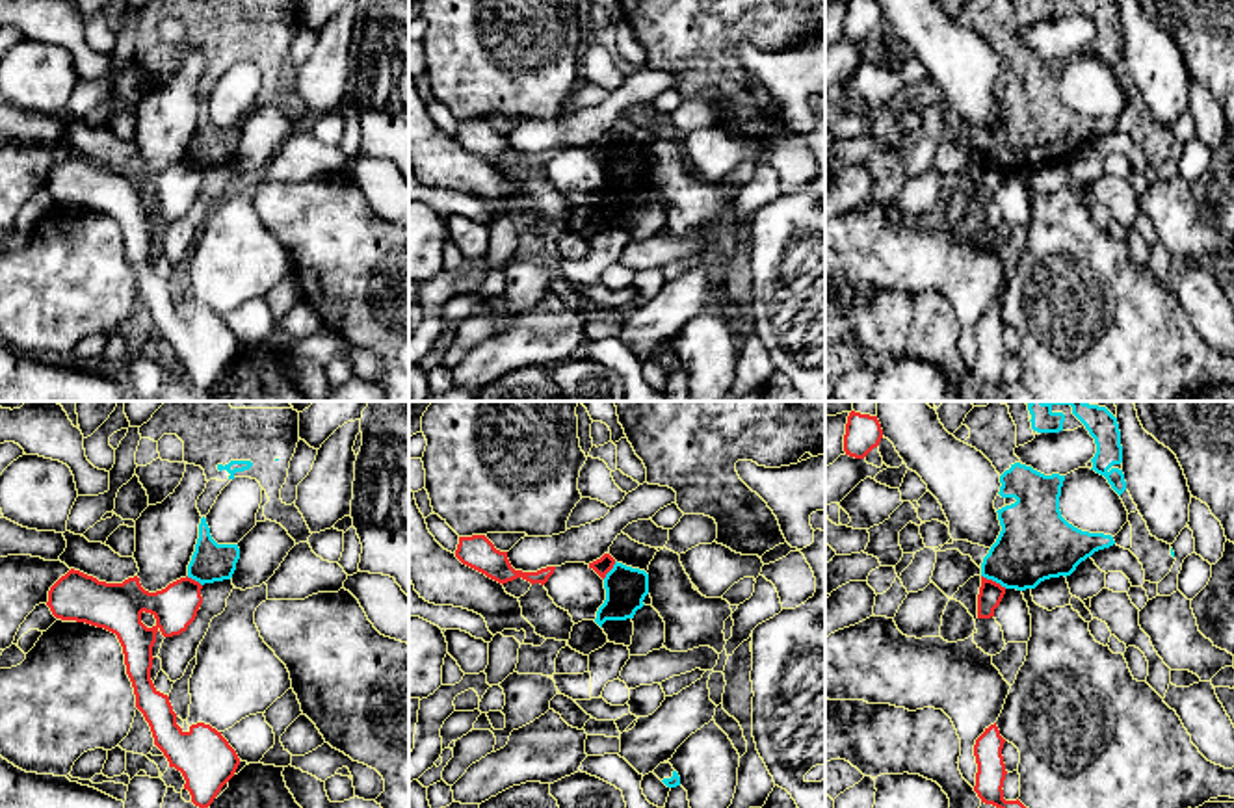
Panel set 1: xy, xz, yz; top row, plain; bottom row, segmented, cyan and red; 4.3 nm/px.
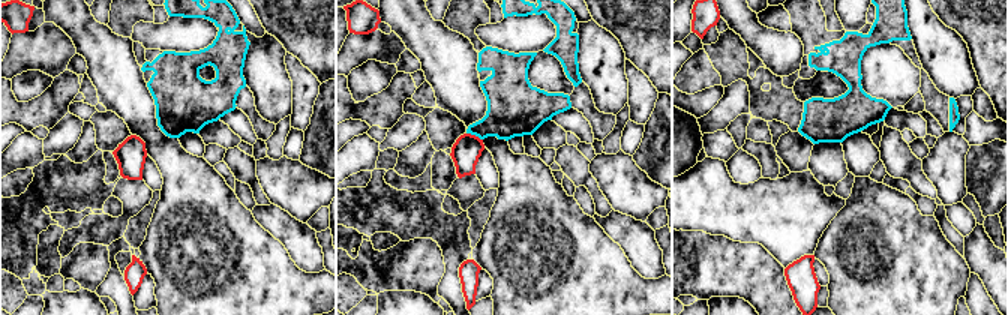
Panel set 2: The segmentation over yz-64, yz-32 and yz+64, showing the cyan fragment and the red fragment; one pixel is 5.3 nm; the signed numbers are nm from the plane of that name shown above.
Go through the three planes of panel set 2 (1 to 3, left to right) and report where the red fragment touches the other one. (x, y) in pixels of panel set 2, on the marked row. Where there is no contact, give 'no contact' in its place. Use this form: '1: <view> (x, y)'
1: no contact
2: yz-32 (474, 134)
3: no contact

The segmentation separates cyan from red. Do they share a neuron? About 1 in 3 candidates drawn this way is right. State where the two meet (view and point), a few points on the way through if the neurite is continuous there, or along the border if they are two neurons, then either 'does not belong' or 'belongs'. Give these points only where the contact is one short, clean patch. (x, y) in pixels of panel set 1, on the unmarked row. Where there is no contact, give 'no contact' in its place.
yz (995, 164) | along yz (982, 158), (1006, 171) | does not belong

